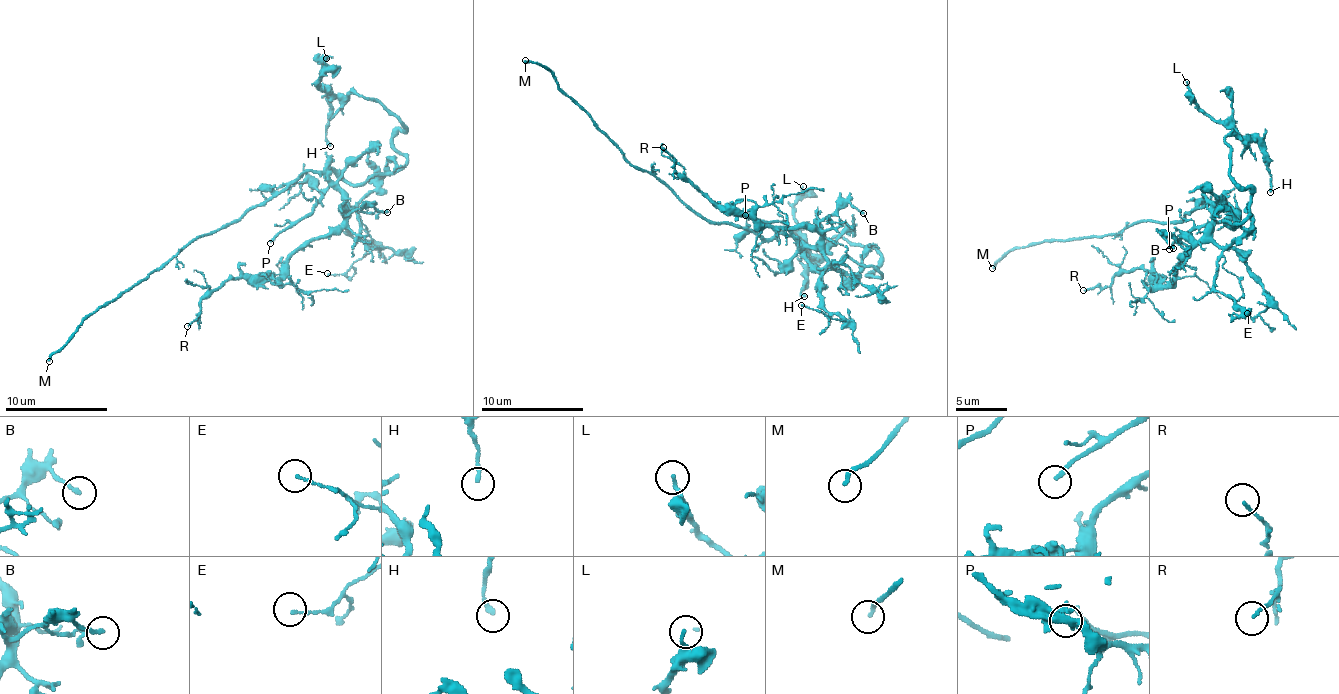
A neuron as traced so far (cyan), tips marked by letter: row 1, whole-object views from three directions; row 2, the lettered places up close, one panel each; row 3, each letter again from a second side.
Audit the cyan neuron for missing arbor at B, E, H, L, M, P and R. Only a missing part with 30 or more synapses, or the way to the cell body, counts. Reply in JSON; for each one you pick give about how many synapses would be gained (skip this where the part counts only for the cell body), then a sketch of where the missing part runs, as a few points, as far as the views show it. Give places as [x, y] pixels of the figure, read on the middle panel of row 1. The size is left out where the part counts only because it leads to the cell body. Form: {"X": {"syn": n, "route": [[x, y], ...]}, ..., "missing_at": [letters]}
{"missing_at": ["M"]}

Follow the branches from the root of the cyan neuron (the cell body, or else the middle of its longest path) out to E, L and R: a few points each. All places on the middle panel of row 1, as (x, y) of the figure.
E: (776, 234), (791, 234), (804, 245), (819, 249), (827, 262), (821, 302), (844, 320), (831, 319), (801, 305)
L: (776, 234), (819, 270), (848, 257), (881, 276), (841, 236), (813, 254), (803, 186)
R: (776, 234), (814, 247), (819, 238), (814, 229), (773, 229), (719, 210), (675, 173), (663, 147)

